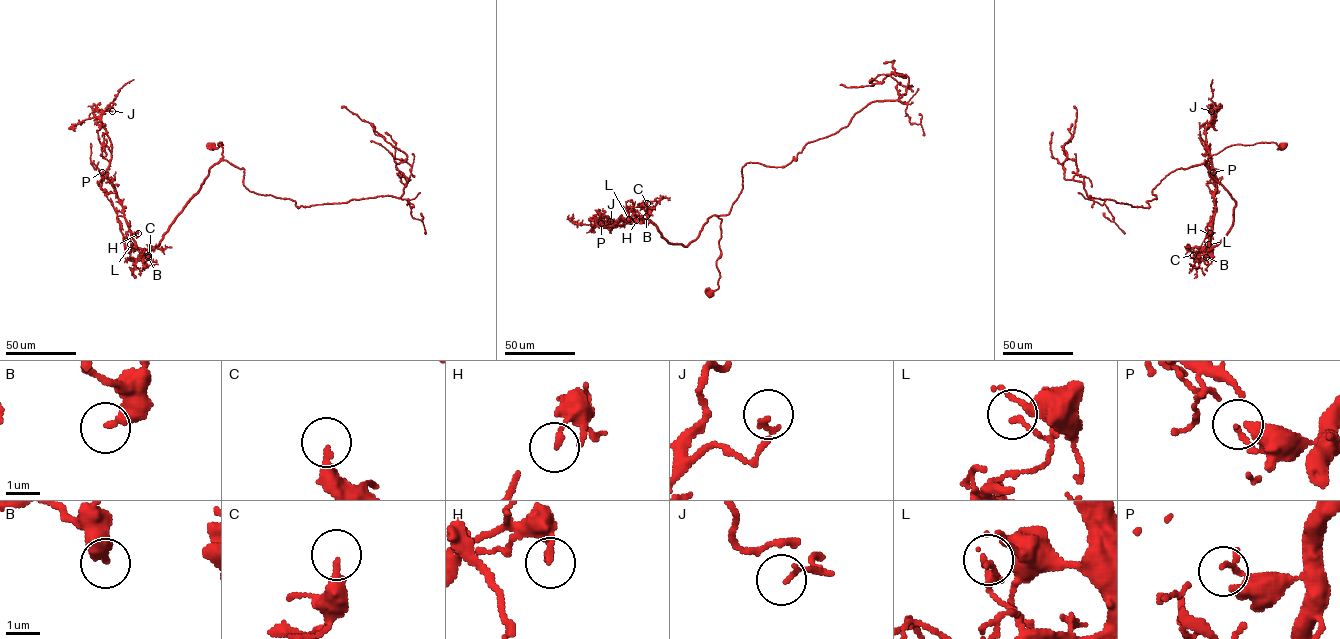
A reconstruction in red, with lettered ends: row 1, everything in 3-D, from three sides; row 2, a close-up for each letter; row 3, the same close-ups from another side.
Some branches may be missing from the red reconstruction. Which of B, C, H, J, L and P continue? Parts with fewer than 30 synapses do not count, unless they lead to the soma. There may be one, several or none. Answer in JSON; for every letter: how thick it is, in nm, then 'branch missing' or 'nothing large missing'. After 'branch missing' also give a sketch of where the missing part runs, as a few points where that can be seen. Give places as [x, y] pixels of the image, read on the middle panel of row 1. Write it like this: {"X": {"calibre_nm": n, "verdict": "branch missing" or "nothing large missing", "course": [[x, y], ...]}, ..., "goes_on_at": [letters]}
{"B": {"calibre_nm": 320, "verdict": "nothing large missing"}, "C": {"calibre_nm": 280, "verdict": "nothing large missing"}, "H": {"calibre_nm": 160, "verdict": "nothing large missing"}, "J": {"calibre_nm": 160, "verdict": "nothing large missing"}, "L": {"calibre_nm": 140, "verdict": "nothing large missing"}, "P": {"calibre_nm": 100, "verdict": "nothing large missing"}, "goes_on_at": []}

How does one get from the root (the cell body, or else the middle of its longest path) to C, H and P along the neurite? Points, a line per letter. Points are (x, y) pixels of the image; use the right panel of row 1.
C: (1283, 146), (1231, 145), (1208, 158), (1205, 165), (1235, 202), (1234, 221), (1217, 244), (1197, 258), (1193, 255)
H: (1283, 146), (1273, 142), (1231, 145), (1208, 158), (1205, 165), (1235, 203), (1229, 231), (1210, 249), (1210, 233)
P: (1283, 146), (1273, 142), (1231, 145), (1205, 163), (1235, 203), (1229, 231), (1209, 249), (1216, 179), (1213, 172)

